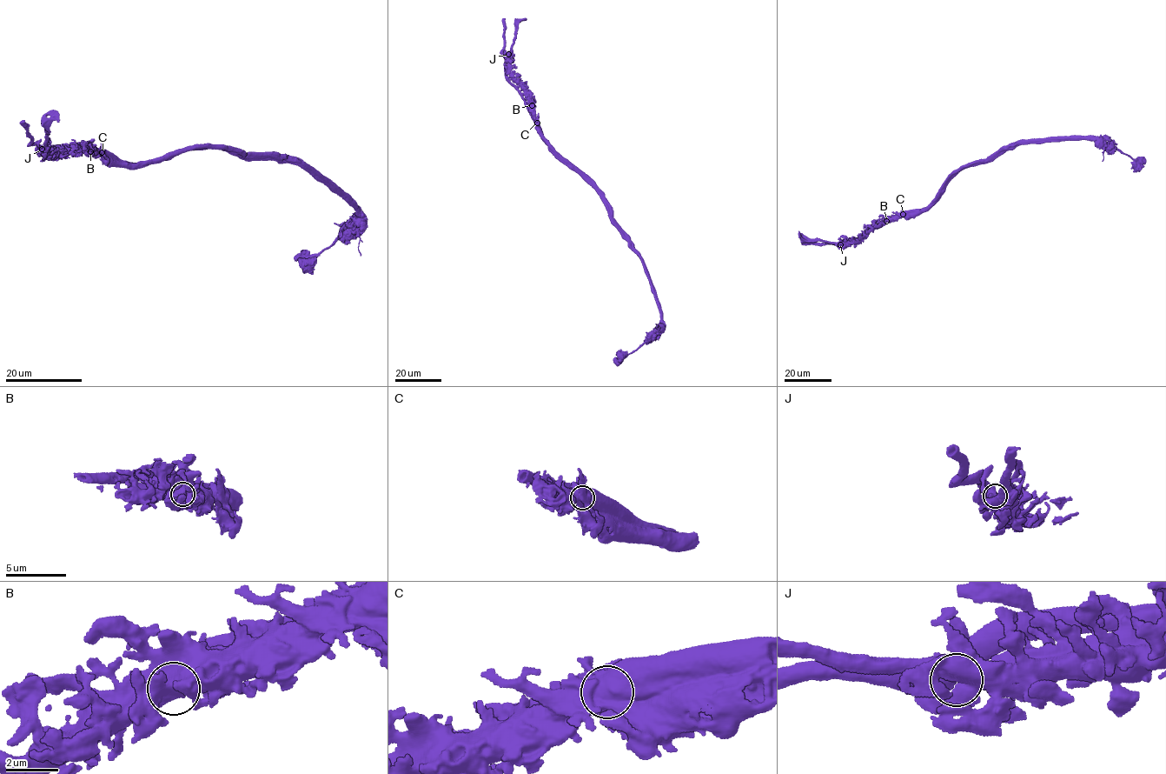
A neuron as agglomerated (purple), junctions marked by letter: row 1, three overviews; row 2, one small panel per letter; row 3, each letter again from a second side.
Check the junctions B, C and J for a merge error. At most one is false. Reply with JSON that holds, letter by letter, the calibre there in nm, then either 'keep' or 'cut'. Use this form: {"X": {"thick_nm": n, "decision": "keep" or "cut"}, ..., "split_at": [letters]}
{"B": {"thick_nm": 700, "decision": "keep"}, "C": {"thick_nm": 850, "decision": "cut"}, "J": {"thick_nm": 600, "decision": "keep"}, "split_at": ["C"]}

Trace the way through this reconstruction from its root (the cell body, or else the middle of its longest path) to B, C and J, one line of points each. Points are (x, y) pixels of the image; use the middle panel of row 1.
B: (601, 196), (546, 141), (532, 104)
C: (601, 196), (546, 141), (536, 123)
J: (601, 196), (544, 138), (529, 93), (510, 71), (508, 54)

